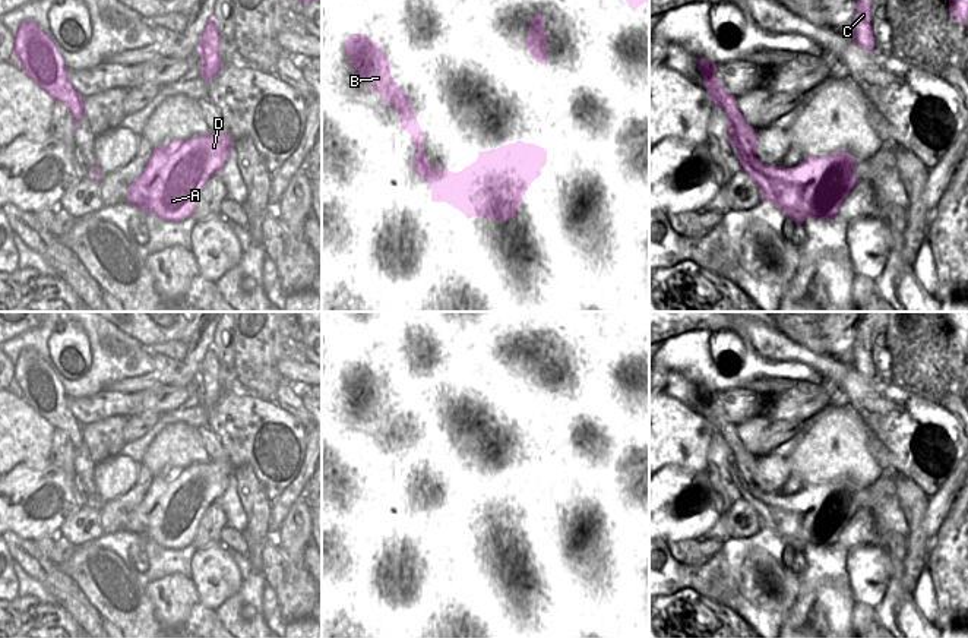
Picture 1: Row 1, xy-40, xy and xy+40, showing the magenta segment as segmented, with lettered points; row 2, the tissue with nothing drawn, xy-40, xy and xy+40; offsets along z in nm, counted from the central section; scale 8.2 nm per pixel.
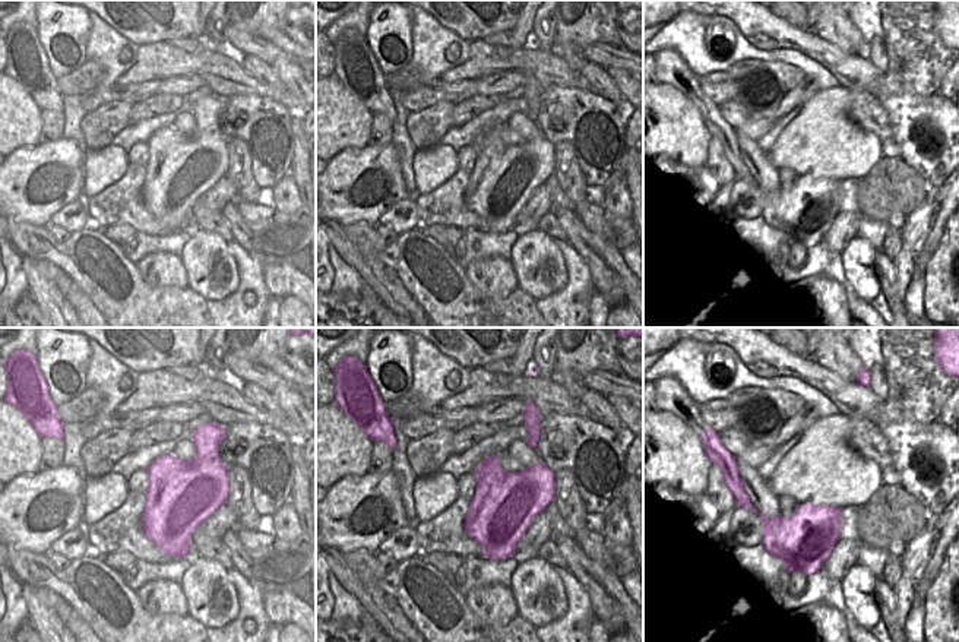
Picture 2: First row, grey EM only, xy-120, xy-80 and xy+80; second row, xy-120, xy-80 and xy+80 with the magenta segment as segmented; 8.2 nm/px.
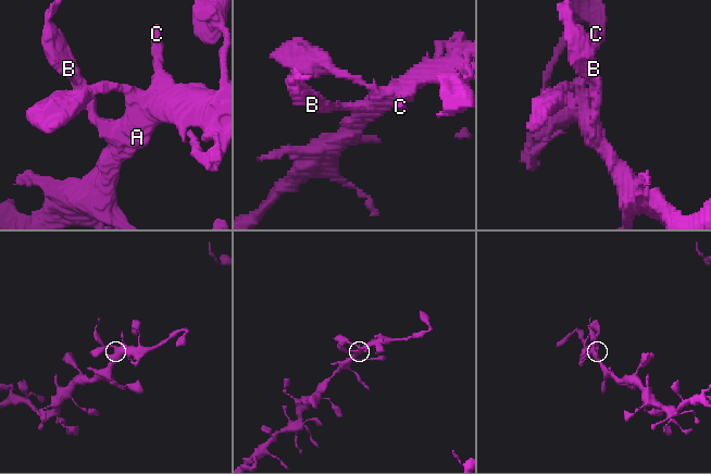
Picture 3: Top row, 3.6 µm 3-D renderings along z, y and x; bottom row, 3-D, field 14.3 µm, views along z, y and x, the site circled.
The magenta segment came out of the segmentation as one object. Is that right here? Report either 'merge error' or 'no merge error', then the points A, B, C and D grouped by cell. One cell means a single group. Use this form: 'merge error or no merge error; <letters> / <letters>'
merge error; A C D / B

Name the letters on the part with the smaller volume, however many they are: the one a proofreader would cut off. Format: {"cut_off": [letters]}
{"cut_off": ["B"]}

